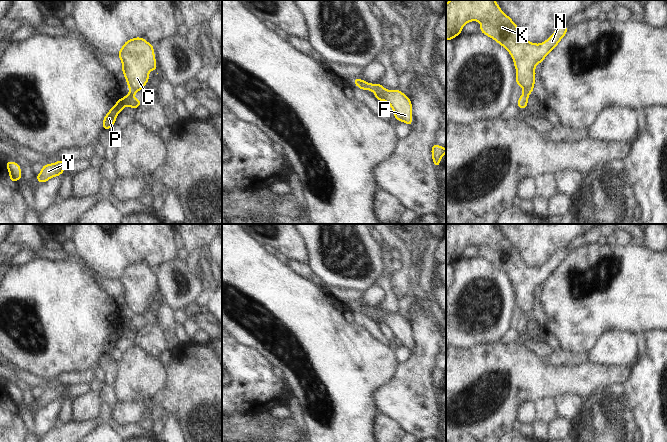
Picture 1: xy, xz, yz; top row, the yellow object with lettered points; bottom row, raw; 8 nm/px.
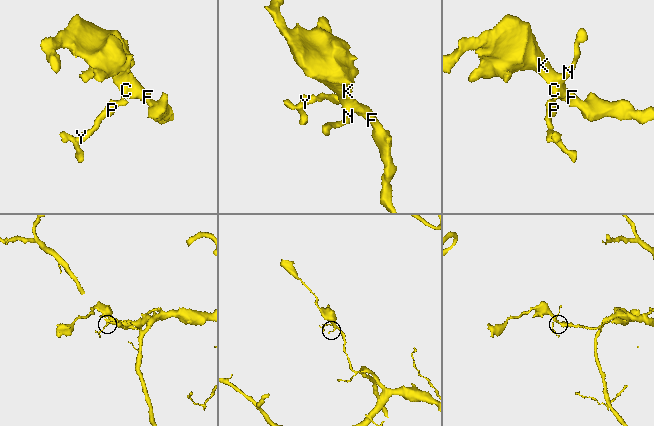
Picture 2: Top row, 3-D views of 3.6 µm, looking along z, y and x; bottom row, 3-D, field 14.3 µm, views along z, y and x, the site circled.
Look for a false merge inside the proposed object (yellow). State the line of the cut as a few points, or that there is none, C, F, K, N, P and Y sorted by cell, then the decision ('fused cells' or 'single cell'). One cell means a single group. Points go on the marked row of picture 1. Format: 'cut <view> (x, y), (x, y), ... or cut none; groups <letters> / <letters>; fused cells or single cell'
cut xy (130, 90), (137, 91); groups C F K N / P Y; fused cells

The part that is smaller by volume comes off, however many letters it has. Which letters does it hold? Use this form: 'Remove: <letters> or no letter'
Remove: P, Y

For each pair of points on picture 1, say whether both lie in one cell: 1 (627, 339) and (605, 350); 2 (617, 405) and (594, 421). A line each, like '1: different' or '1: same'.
1: same
2: same

